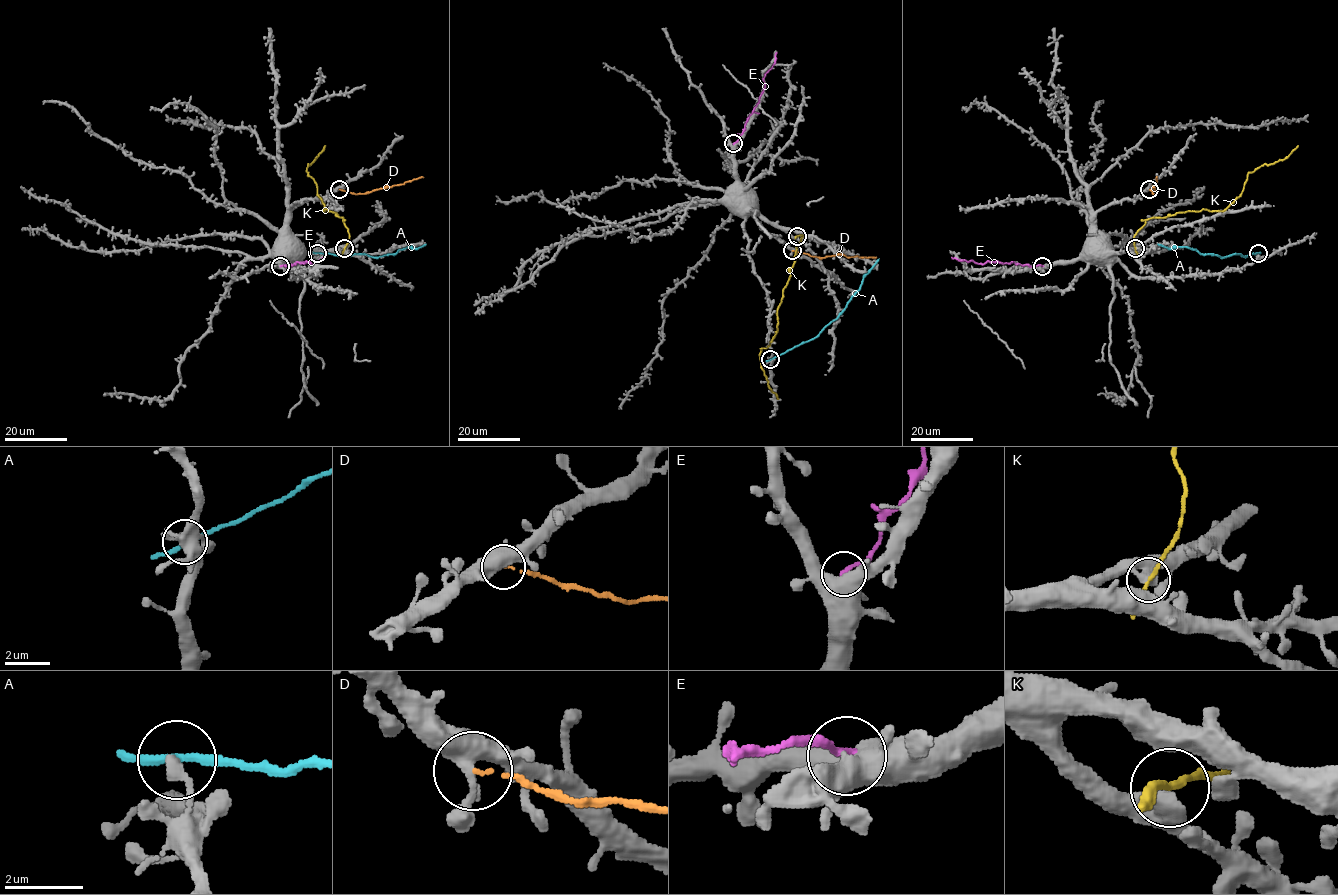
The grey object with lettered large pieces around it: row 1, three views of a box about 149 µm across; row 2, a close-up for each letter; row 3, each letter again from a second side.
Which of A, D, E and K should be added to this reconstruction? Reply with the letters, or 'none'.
none

